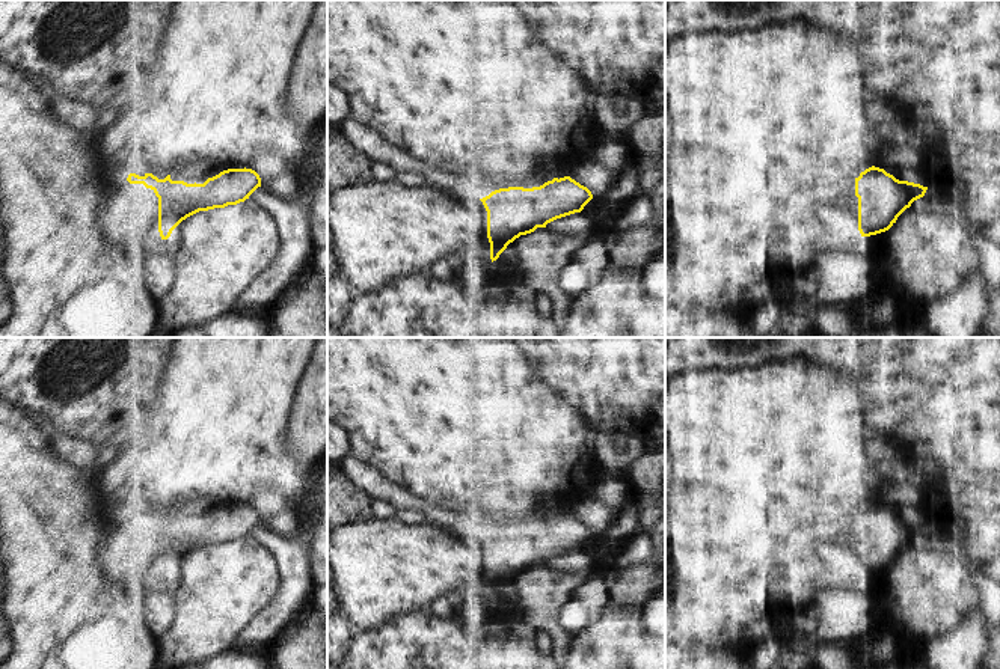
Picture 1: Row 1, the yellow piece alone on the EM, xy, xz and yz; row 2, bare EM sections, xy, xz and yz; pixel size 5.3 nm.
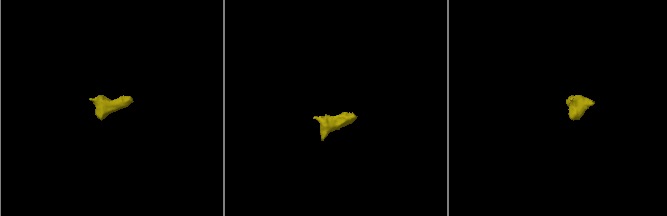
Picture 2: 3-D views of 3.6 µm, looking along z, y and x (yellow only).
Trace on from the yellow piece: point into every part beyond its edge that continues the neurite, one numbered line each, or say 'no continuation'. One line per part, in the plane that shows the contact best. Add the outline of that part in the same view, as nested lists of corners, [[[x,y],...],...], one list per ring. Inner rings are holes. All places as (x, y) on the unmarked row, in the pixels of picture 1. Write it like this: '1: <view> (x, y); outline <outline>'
1: xy (130, 550); outline [[[116,518],[98,550],[104,577],[112,583],[161,579],[158,570],[158,535],[143,521]]]

